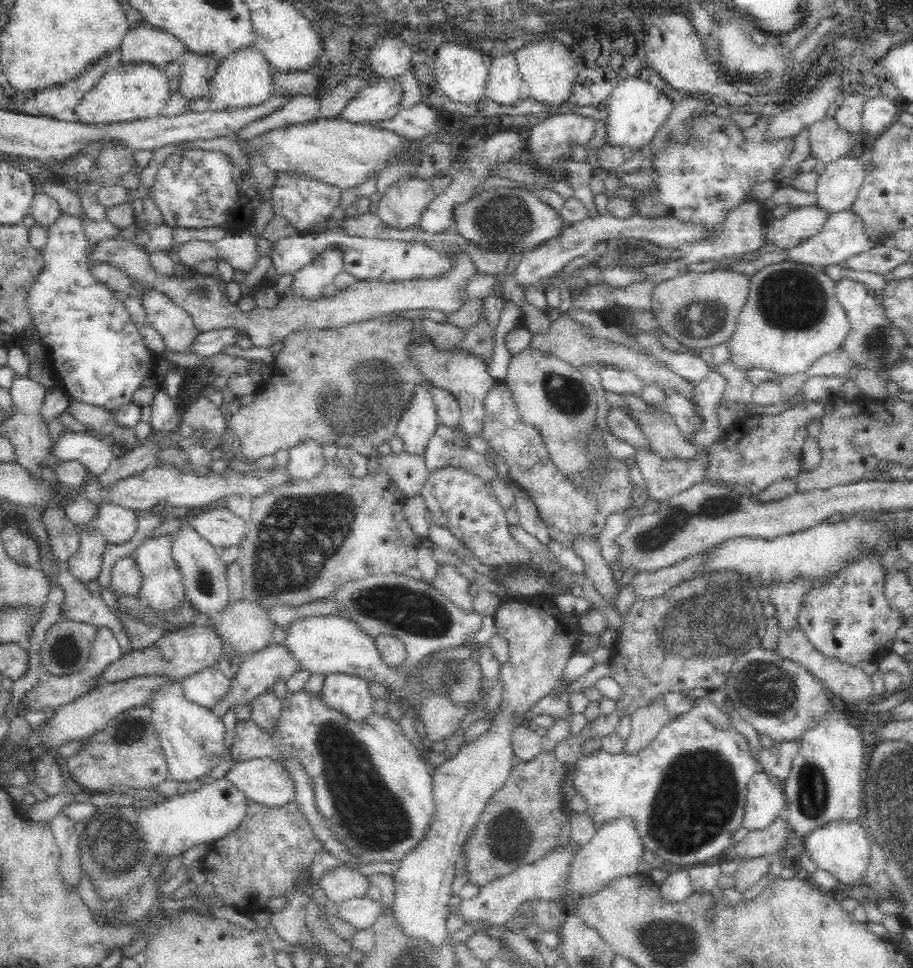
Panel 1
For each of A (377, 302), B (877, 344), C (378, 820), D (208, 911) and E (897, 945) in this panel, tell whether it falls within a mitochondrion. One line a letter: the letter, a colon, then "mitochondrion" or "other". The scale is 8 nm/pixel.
A: other
B: mitochondrion
C: mitochondrion
D: other
E: other

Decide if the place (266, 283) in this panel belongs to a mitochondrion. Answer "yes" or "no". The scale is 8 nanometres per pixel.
no

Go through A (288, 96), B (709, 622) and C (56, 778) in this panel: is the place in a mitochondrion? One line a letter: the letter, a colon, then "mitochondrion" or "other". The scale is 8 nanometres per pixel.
A: other
B: mitochondrion
C: other

